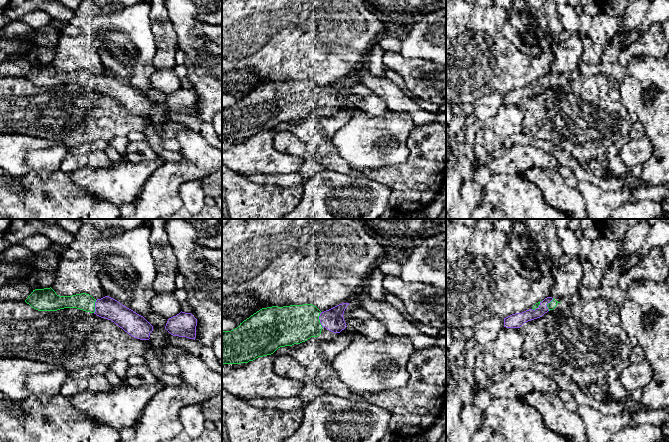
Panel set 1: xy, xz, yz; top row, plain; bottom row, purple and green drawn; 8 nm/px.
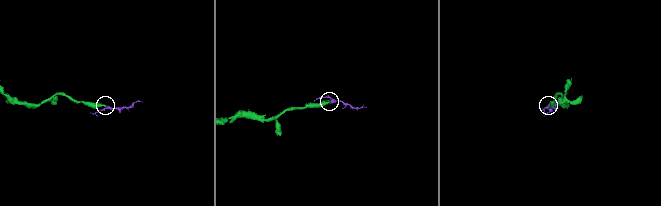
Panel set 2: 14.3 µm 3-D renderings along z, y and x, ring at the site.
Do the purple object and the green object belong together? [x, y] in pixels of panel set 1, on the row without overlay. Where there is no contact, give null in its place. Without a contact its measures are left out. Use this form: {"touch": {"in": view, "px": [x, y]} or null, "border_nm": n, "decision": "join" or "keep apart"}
{"touch": {"in": "xz", "px": [320, 96]}, "border_nm": 130, "decision": "join"}

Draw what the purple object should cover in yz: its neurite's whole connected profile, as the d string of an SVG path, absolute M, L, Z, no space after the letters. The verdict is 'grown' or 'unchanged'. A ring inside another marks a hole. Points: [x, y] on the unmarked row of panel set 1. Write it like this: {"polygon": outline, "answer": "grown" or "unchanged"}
{"polygon": "M547 73L536 79L532 85L526 86L522 89L515 89L504 94L504 103L520 104L524 99L540 94L548 87L553 86L558 79L561 78L556 77L552 73Z", "answer": "grown"}

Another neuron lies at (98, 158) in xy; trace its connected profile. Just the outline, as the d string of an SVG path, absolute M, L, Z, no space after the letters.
M102 150L91 151L87 156L88 165L92 167L106 168L112 164L106 152Z

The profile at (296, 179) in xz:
M300 173L264 175L246 174L244 178L258 184L274 184L281 187L304 186L306 179Z

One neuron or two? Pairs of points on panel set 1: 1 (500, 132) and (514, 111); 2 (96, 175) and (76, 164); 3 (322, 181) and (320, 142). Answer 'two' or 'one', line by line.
1: one
2: two
3: two

